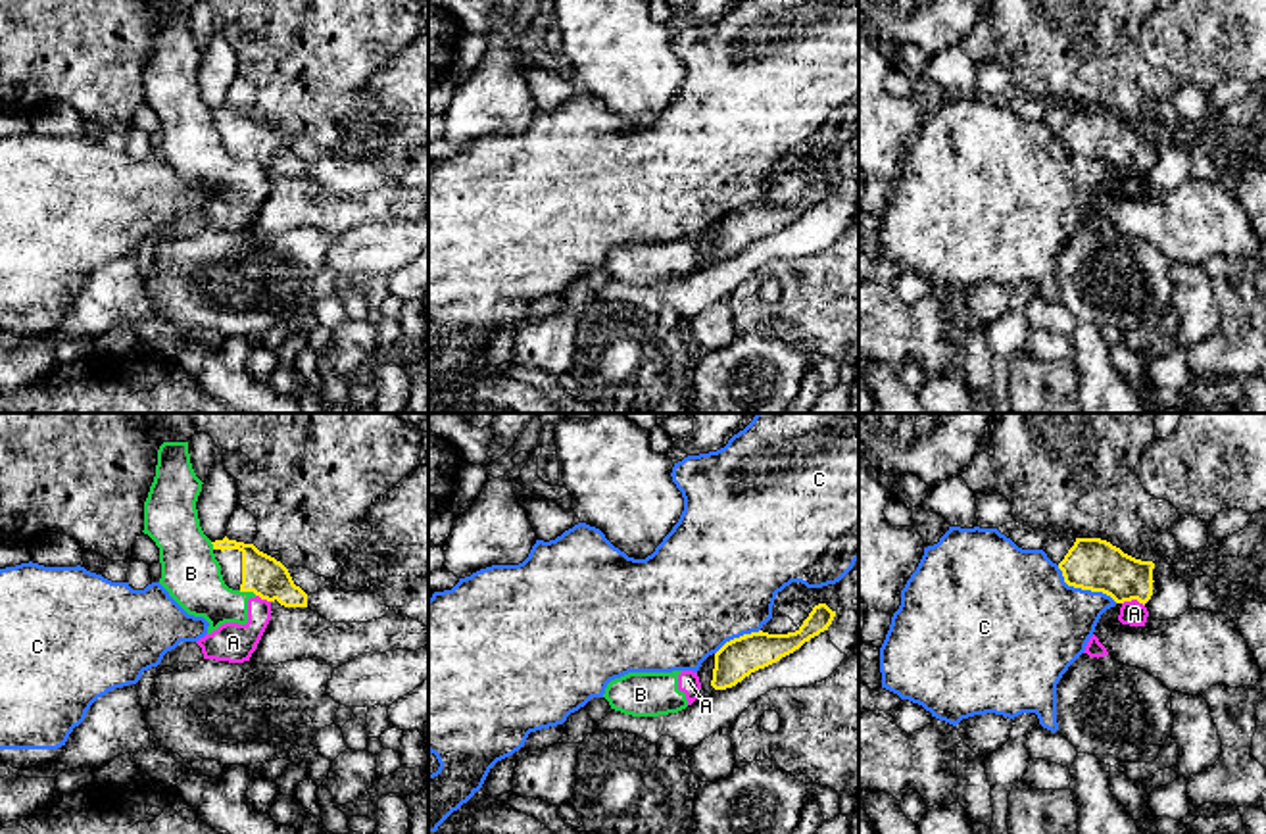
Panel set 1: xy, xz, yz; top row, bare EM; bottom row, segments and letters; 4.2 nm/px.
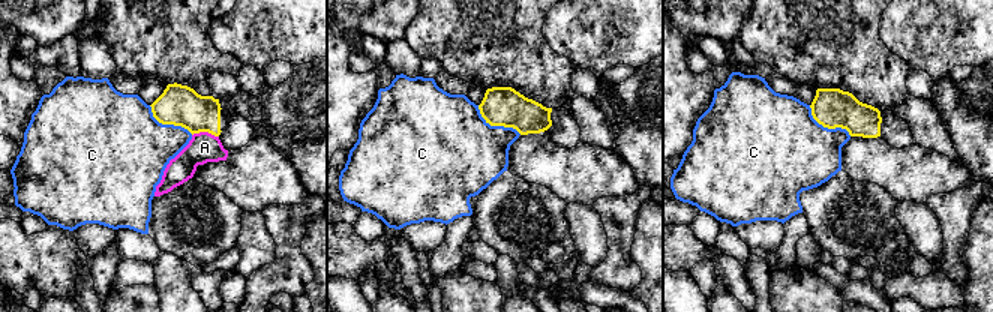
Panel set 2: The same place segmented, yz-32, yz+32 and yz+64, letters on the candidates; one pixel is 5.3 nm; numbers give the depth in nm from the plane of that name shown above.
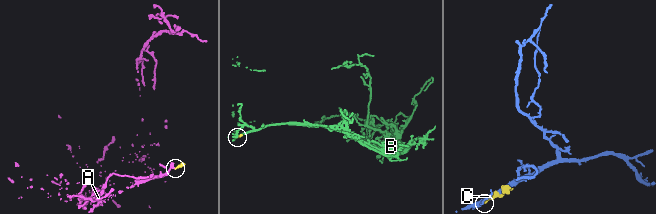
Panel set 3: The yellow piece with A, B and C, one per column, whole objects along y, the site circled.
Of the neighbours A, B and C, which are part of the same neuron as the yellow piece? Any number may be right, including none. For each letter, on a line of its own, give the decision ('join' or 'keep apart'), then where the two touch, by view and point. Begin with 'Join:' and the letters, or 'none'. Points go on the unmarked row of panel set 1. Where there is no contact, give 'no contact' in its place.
Join: none
A: keep apart; meets yellow in yz at (1134, 168)
B: keep apart; meets yellow in xy at (248, 160)
C: keep apart; meets yellow in yz at (1084, 158)

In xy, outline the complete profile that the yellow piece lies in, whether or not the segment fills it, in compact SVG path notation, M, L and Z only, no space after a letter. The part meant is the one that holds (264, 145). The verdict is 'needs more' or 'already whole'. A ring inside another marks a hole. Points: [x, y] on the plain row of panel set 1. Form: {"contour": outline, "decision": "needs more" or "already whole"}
{"contour": "M231 106L217 108L211 113L229 158L254 161L267 171L277 169L284 177L307 177L307 163L294 154L288 138L275 127Z", "decision": "needs more"}

